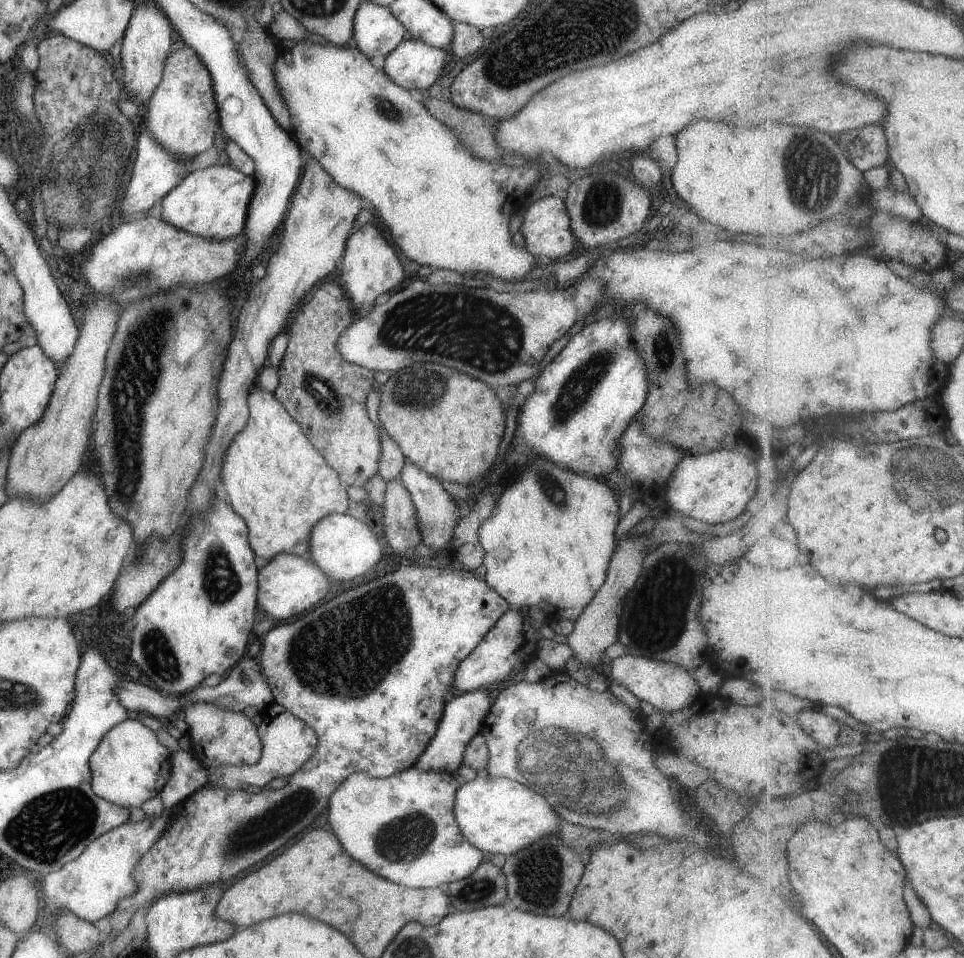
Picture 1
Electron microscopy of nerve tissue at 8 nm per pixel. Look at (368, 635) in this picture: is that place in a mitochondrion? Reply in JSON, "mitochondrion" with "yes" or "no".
{"mitochondrion":"yes"}

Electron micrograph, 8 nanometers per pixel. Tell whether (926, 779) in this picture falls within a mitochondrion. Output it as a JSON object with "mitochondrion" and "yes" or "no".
{"mitochondrion":"yes"}

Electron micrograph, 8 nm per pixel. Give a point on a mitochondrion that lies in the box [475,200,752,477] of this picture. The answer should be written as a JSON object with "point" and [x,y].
{"point":[575,392]}

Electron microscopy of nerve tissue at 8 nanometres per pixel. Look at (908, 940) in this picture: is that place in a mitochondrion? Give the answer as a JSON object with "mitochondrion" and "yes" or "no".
{"mitochondrion":"no"}

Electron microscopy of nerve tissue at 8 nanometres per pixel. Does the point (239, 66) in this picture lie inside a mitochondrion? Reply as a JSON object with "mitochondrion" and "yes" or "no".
{"mitochondrion":"no"}

